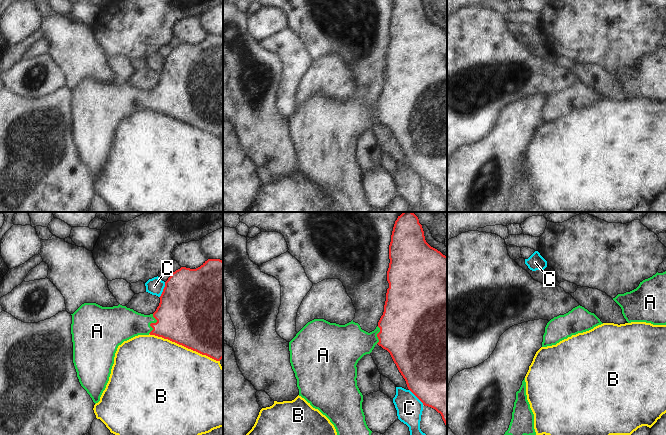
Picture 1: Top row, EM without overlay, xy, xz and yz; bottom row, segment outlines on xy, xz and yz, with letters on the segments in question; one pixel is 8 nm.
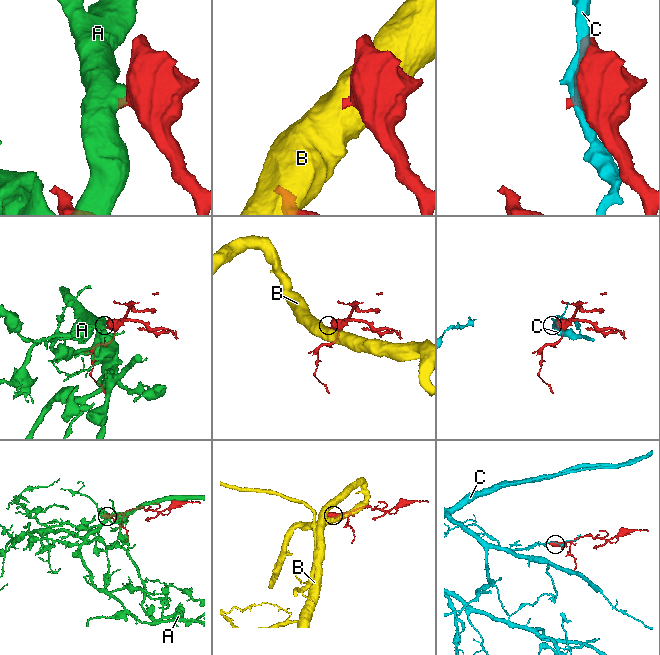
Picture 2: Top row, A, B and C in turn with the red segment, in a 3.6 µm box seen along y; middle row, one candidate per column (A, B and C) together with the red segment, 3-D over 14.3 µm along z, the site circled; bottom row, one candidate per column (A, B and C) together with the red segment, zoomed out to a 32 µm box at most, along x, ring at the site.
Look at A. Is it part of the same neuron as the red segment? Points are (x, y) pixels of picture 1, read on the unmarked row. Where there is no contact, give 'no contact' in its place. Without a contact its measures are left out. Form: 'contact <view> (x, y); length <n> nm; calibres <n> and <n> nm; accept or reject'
contact xy (152, 99); length 170 nm; calibres 420 and 280 nm; accept

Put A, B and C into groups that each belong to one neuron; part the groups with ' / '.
A / B / C

